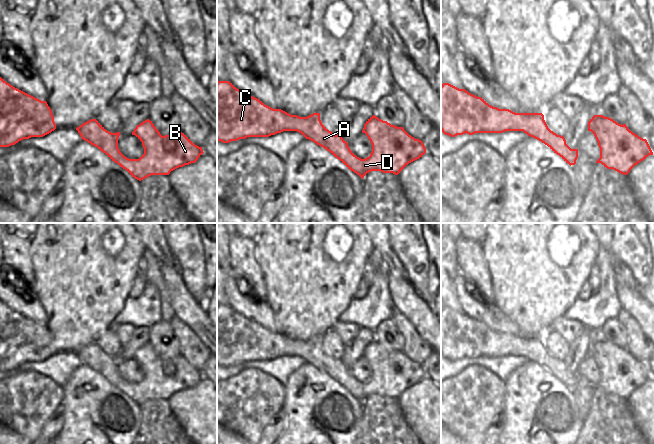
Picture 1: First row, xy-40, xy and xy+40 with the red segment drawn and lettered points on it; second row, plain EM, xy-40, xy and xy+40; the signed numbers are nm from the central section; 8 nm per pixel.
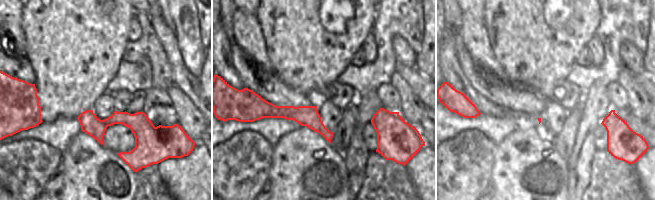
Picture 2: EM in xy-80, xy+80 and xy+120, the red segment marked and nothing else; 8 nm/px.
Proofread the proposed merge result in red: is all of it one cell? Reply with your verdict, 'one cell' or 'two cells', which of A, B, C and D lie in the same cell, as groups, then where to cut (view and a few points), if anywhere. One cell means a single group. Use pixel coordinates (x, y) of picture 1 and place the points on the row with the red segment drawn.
one cell; groups A B C D; cut none

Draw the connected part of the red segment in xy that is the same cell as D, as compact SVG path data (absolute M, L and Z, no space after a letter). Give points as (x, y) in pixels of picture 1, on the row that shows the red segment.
M229 81L217 82L217 141L229 143L247 137L269 137L283 131L301 133L306 139L329 151L362 179L371 171L398 175L409 163L426 153L423 142L409 135L403 127L391 125L373 115L366 121L362 130L372 144L372 152L369 157L361 159L350 150L342 135L335 135L322 124L320 113L313 113L307 117L291 115L265 105L259 99L237 89Z

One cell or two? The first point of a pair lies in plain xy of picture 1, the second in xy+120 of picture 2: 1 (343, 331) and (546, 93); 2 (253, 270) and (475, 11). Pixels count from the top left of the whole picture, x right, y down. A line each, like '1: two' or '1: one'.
1: one
2: two

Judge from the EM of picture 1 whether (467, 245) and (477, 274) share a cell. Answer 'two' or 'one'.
one

